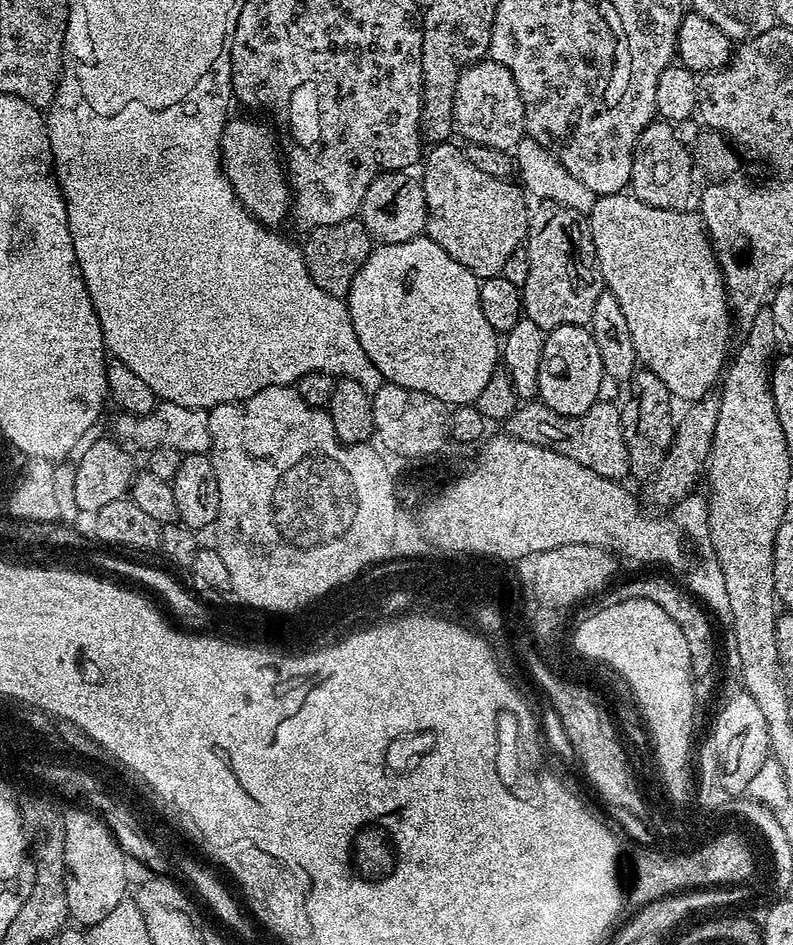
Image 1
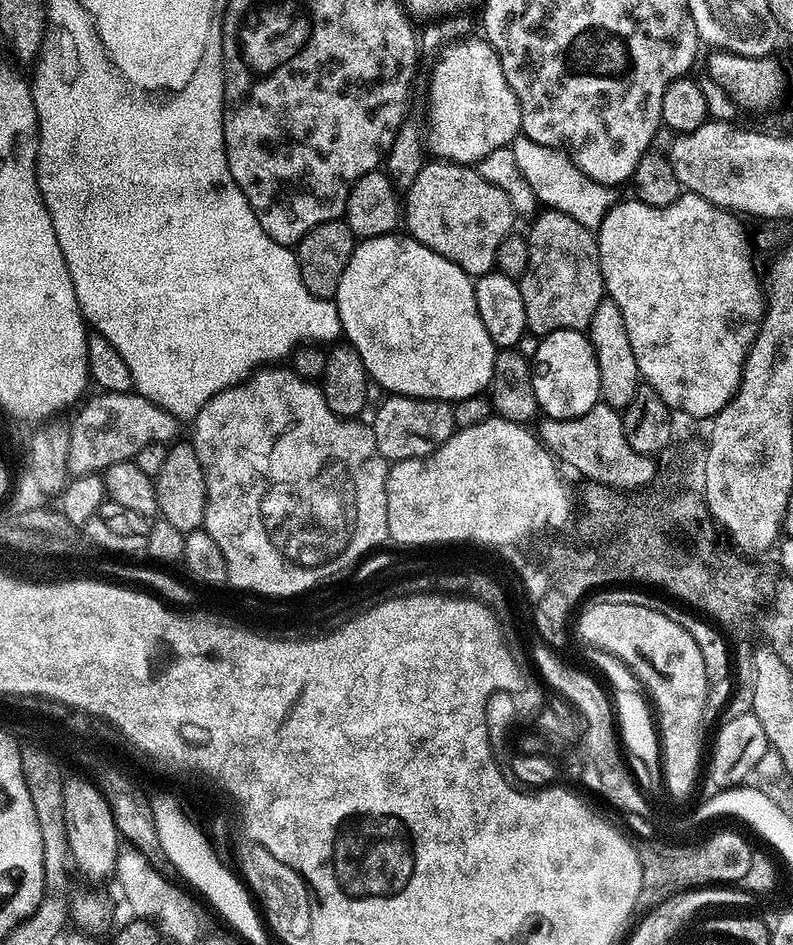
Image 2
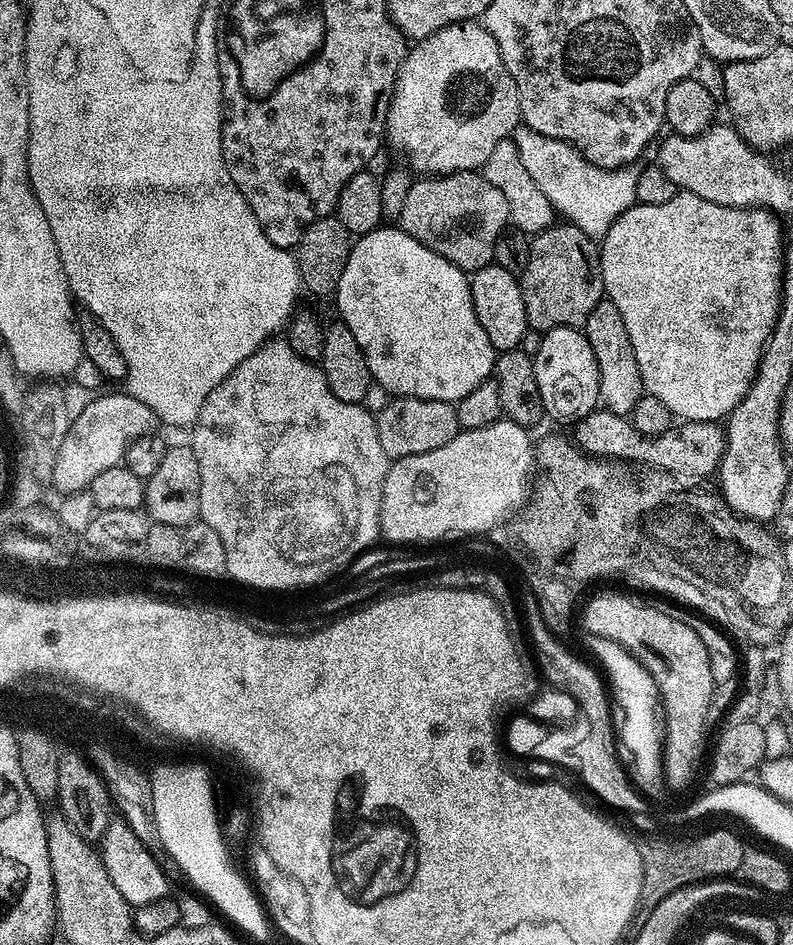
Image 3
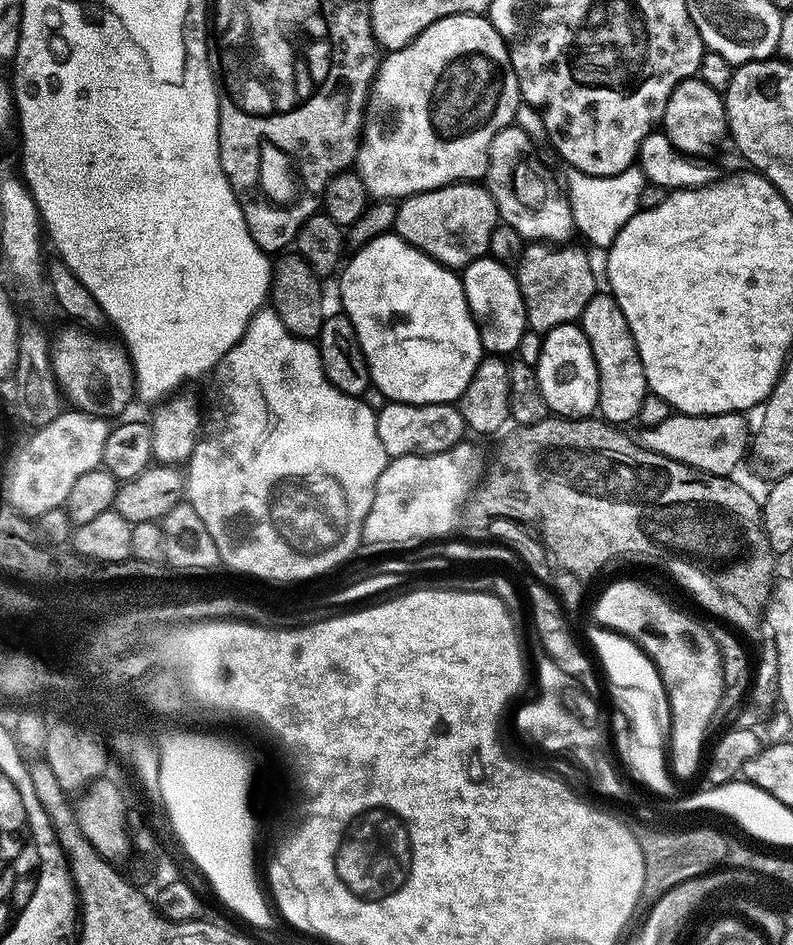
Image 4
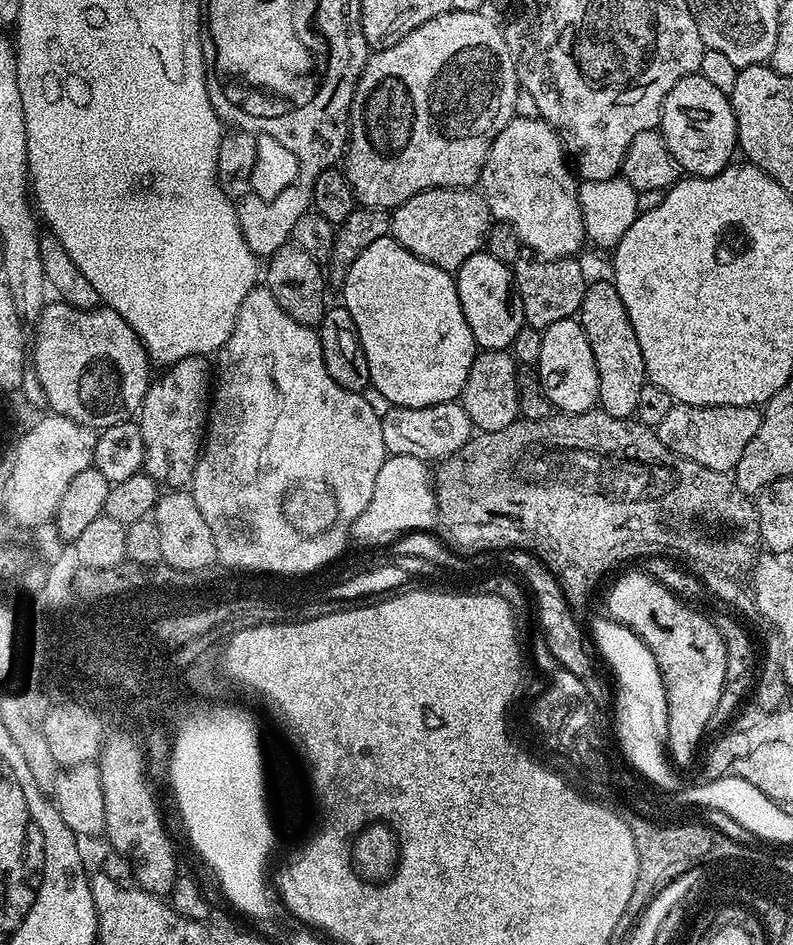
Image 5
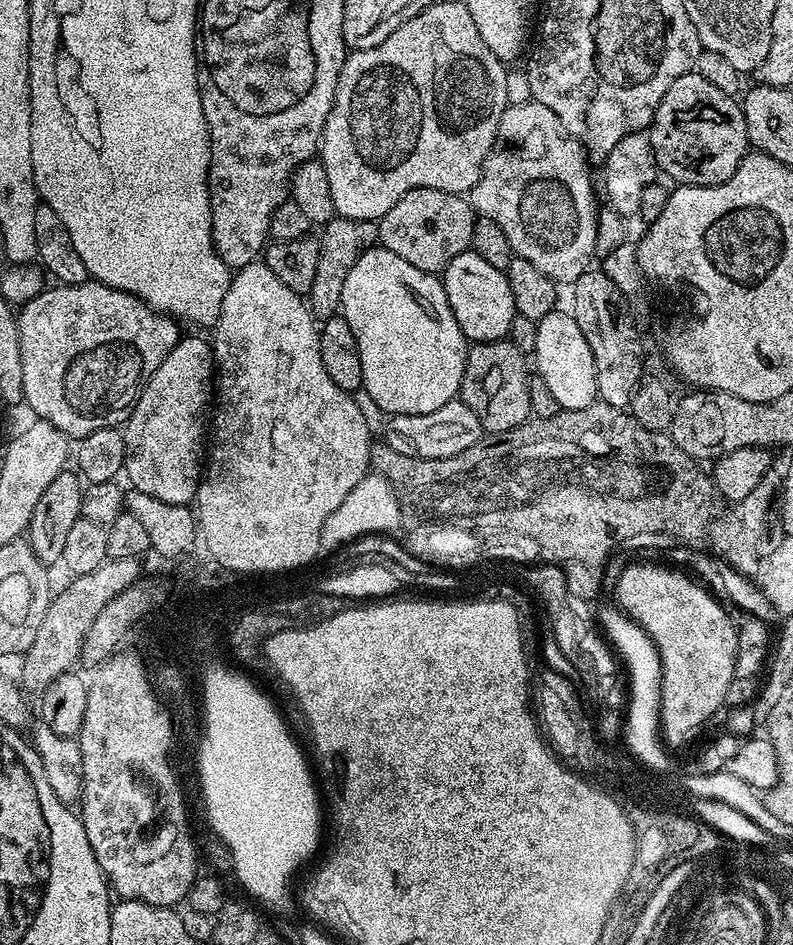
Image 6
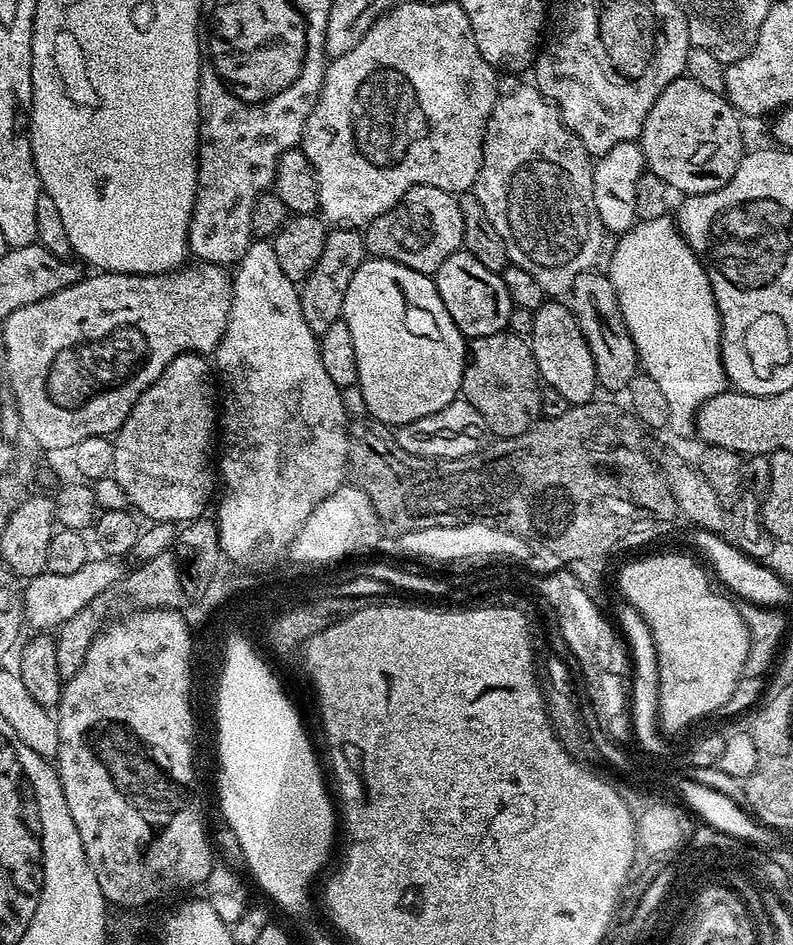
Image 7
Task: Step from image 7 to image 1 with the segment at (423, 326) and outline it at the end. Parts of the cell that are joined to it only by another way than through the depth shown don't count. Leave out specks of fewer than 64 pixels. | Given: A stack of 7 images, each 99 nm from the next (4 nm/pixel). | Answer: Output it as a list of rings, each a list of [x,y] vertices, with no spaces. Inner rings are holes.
[[[427,234],[415,236],[410,242],[373,247],[350,286],[346,303],[354,334],[358,334],[362,350],[366,350],[366,358],[370,358],[387,383],[434,394],[434,398],[449,406],[471,404],[498,367],[502,344],[490,322],[486,322],[486,314],[482,314],[480,281],[466,266],[454,262]]]

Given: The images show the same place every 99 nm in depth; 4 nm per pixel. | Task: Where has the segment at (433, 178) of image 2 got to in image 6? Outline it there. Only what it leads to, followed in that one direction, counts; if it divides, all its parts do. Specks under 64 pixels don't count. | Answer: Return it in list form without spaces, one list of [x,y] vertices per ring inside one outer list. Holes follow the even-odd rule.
[[[433,188],[410,190],[402,194],[378,222],[378,244],[390,250],[390,254],[398,254],[398,258],[410,262],[410,266],[418,266],[418,270],[440,274],[447,264],[458,258],[458,254],[471,249],[477,215],[471,203],[455,192]]]

